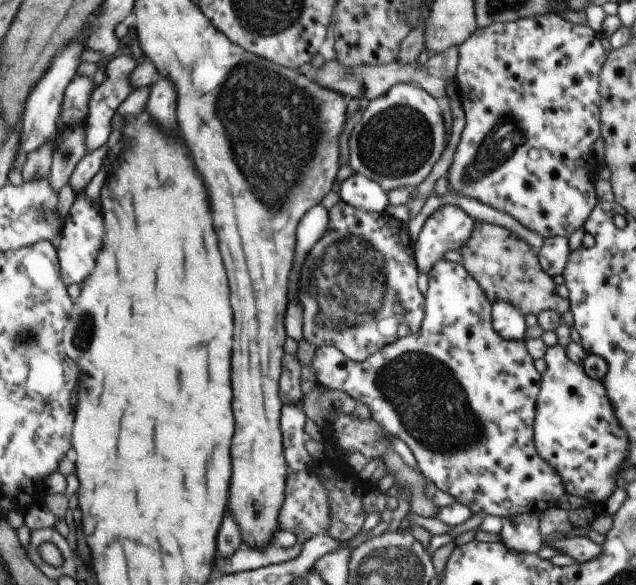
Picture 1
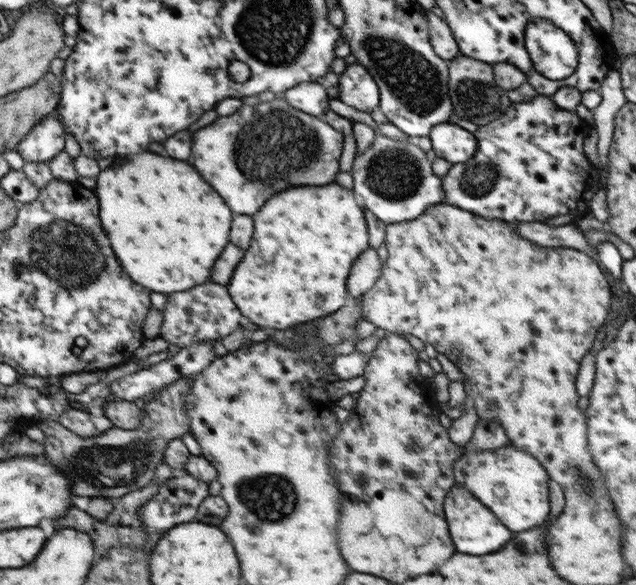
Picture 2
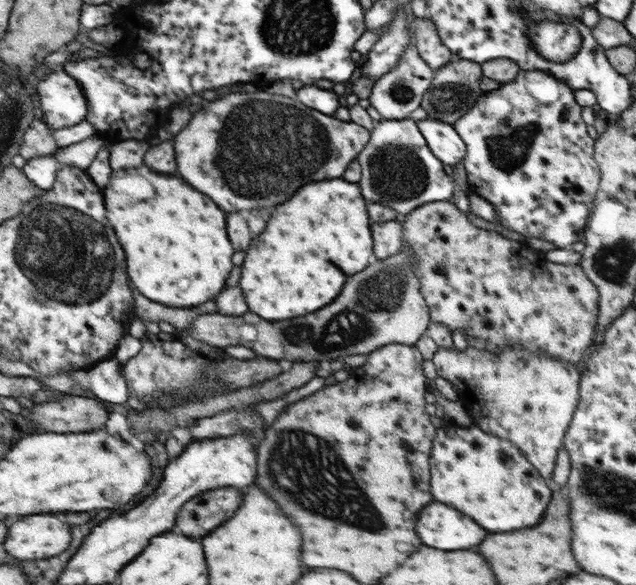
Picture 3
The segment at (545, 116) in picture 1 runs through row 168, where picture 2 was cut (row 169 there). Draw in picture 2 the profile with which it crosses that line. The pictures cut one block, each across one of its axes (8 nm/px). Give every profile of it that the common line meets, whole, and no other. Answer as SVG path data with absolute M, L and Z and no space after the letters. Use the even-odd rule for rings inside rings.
M537 95L529 102L512 103L497 118L479 126L473 138L479 143L469 161L450 166L442 179L446 204L486 219L506 222L535 222L555 216L580 218L590 213L590 202L599 189L598 170L583 156L581 144L587 136L587 124L574 111L557 107L549 95Z

